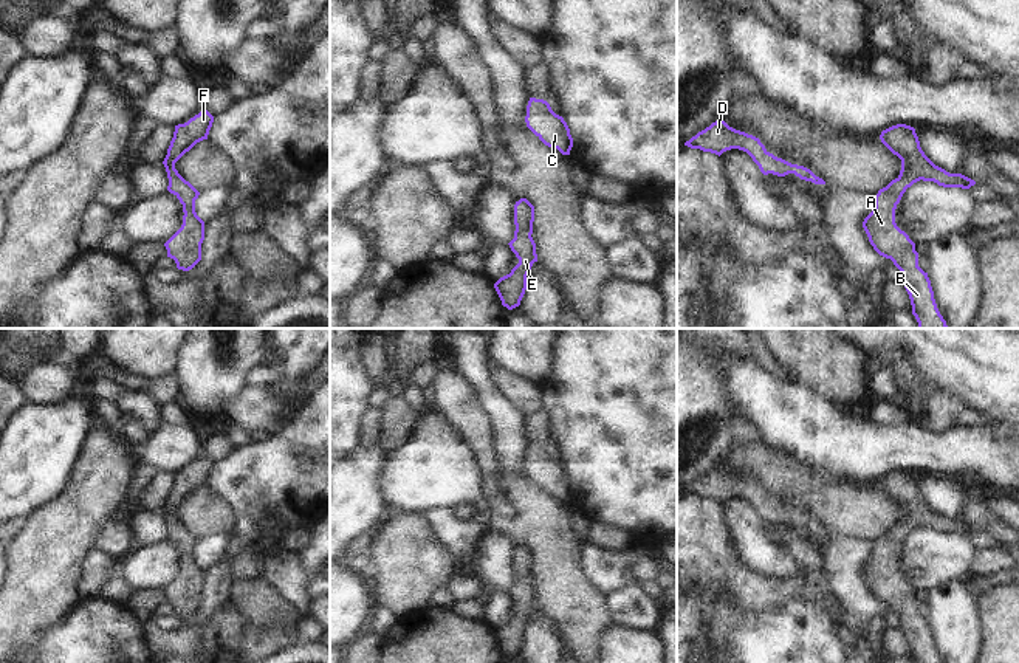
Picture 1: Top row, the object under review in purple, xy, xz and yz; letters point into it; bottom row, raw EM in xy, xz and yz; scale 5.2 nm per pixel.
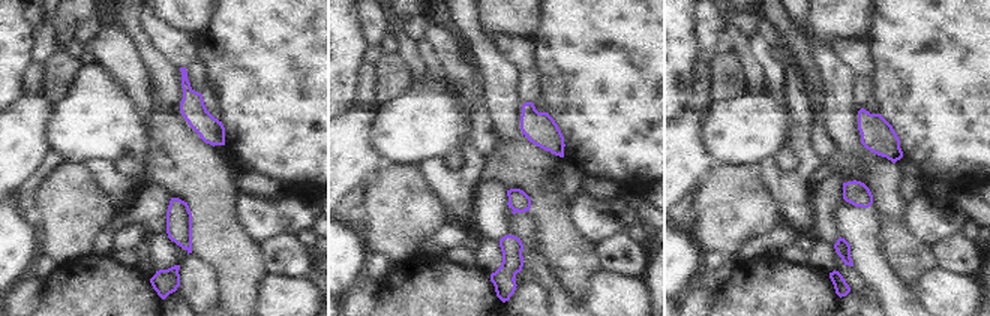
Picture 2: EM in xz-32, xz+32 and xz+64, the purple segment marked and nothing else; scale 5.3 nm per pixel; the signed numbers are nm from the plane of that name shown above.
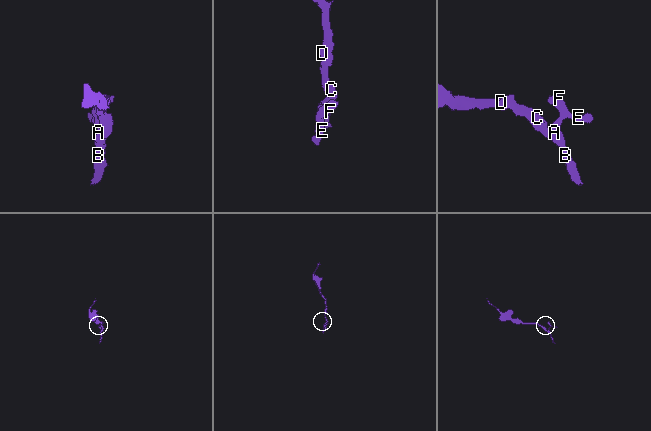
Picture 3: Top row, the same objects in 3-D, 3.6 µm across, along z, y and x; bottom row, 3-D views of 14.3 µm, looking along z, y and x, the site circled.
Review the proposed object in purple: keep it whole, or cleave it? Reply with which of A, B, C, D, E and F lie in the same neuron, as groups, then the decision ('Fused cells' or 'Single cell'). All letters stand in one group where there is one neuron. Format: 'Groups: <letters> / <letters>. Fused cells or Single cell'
Groups: A B C D E F. Single cell.

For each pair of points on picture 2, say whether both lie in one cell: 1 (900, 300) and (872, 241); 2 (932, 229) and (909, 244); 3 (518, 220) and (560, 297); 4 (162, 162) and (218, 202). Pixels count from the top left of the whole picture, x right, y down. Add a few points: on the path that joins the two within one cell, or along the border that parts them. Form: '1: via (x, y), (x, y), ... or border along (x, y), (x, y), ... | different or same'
1: via (890, 285), (872, 264), (872, 256) | same
2: border along (903, 214), (909, 226), (935, 246) | different
3: via (530, 240), (533, 259), (549, 277) | same
4: via (176, 162), (204, 189) | same

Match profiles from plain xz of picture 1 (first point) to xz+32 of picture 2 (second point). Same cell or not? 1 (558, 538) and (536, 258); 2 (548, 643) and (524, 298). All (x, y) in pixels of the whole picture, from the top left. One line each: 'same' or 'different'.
1: different
2: same

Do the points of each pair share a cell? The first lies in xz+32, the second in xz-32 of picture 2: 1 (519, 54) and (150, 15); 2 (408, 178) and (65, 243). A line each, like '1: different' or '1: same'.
1: same
2: same

